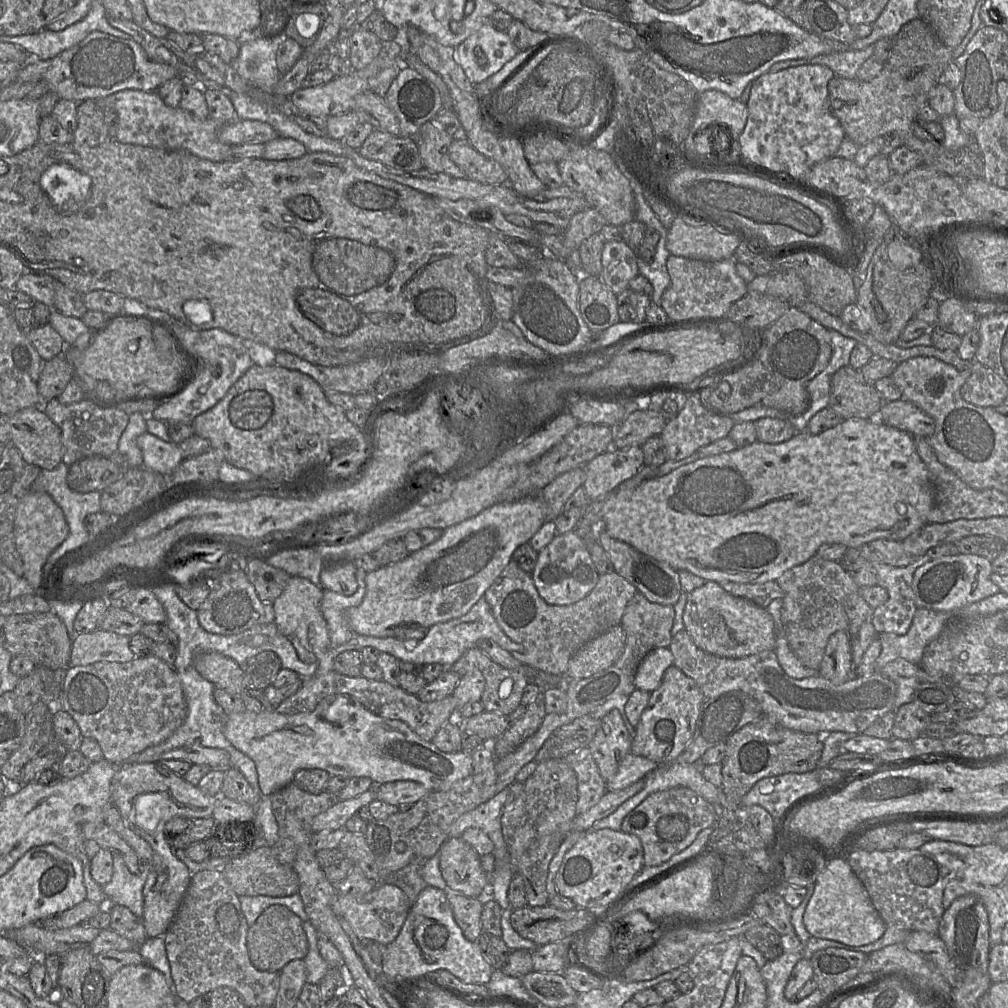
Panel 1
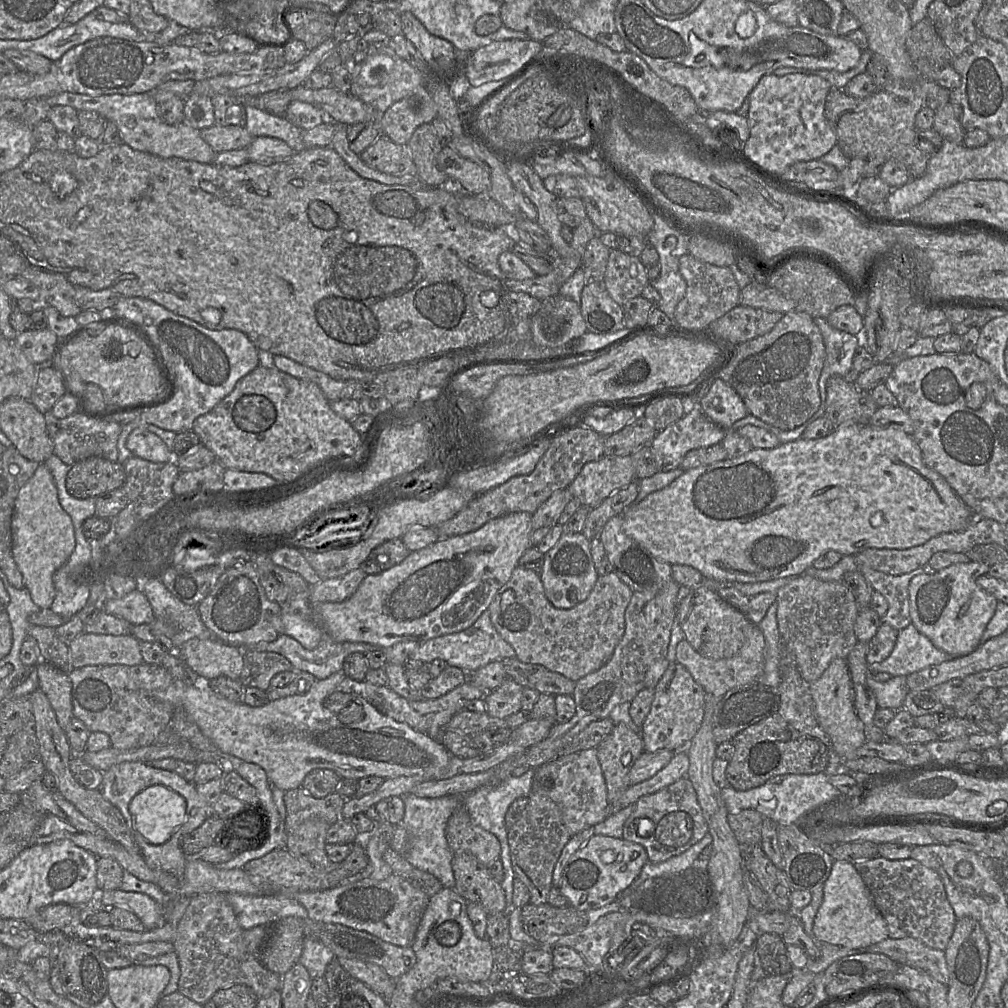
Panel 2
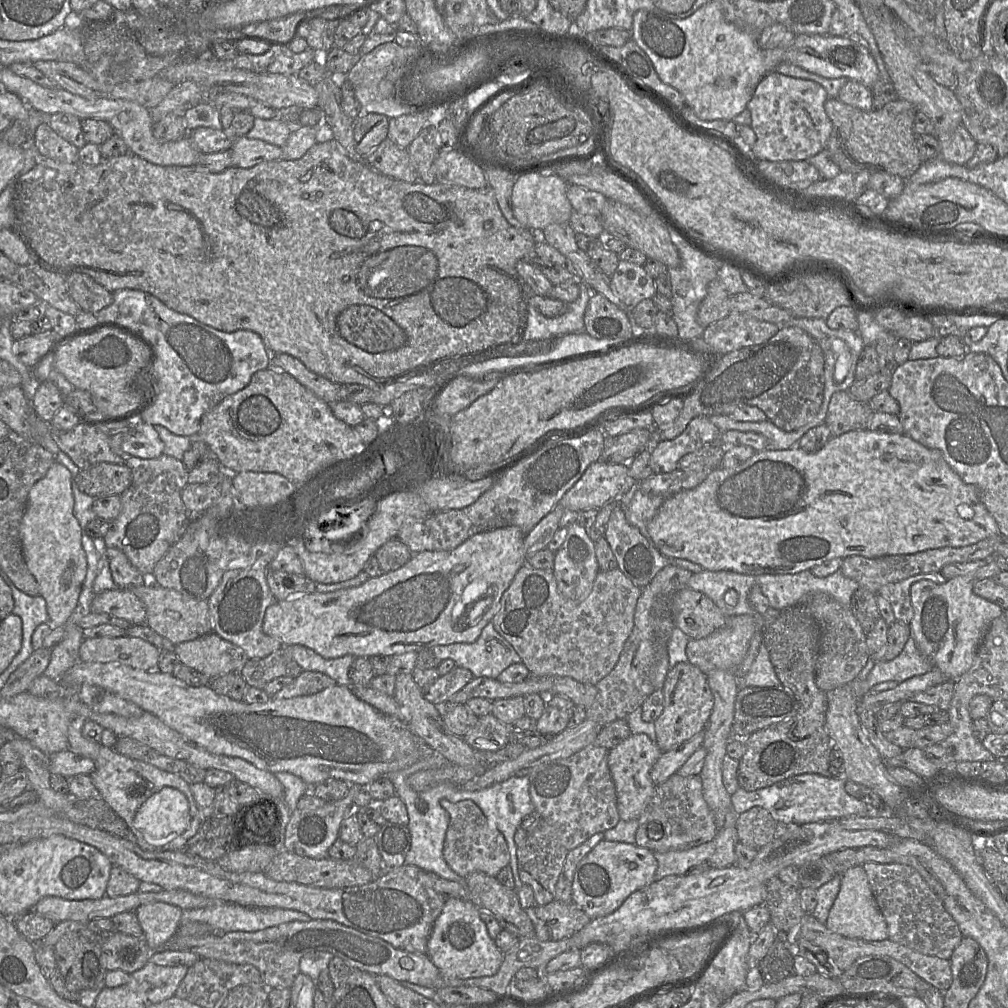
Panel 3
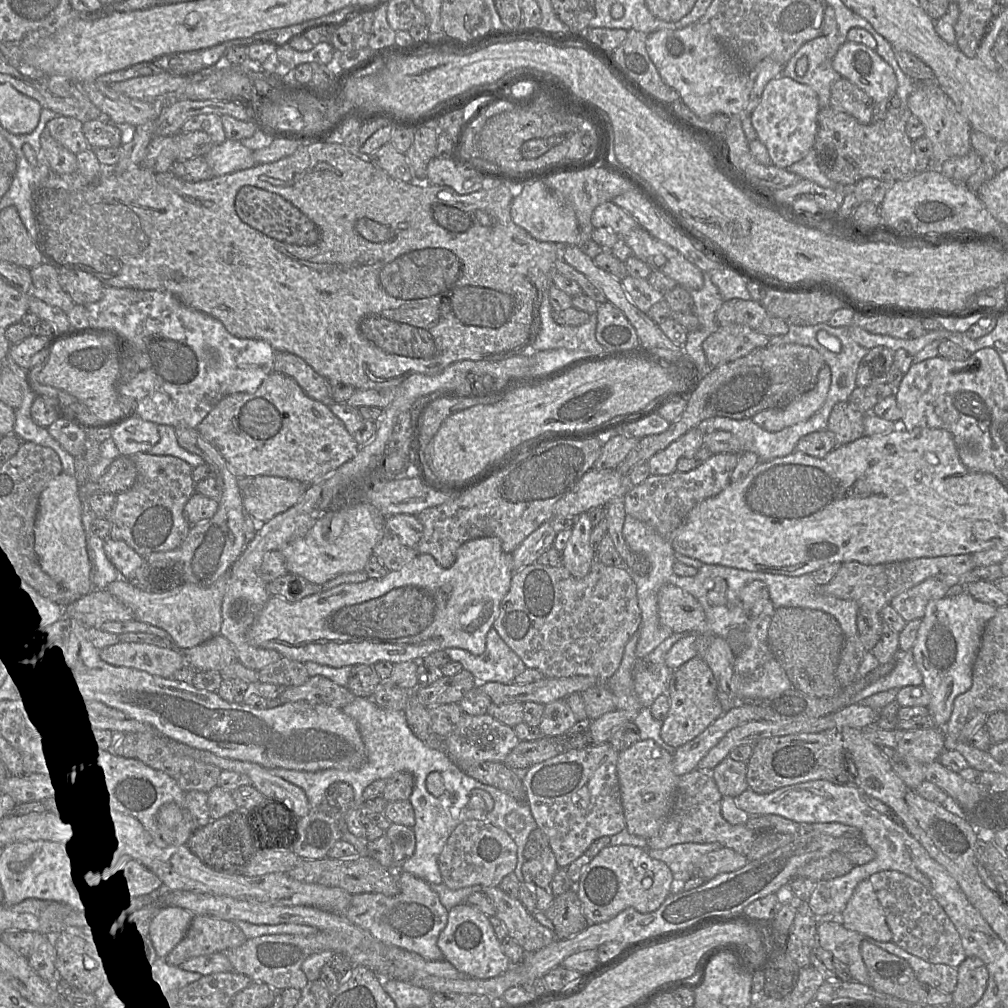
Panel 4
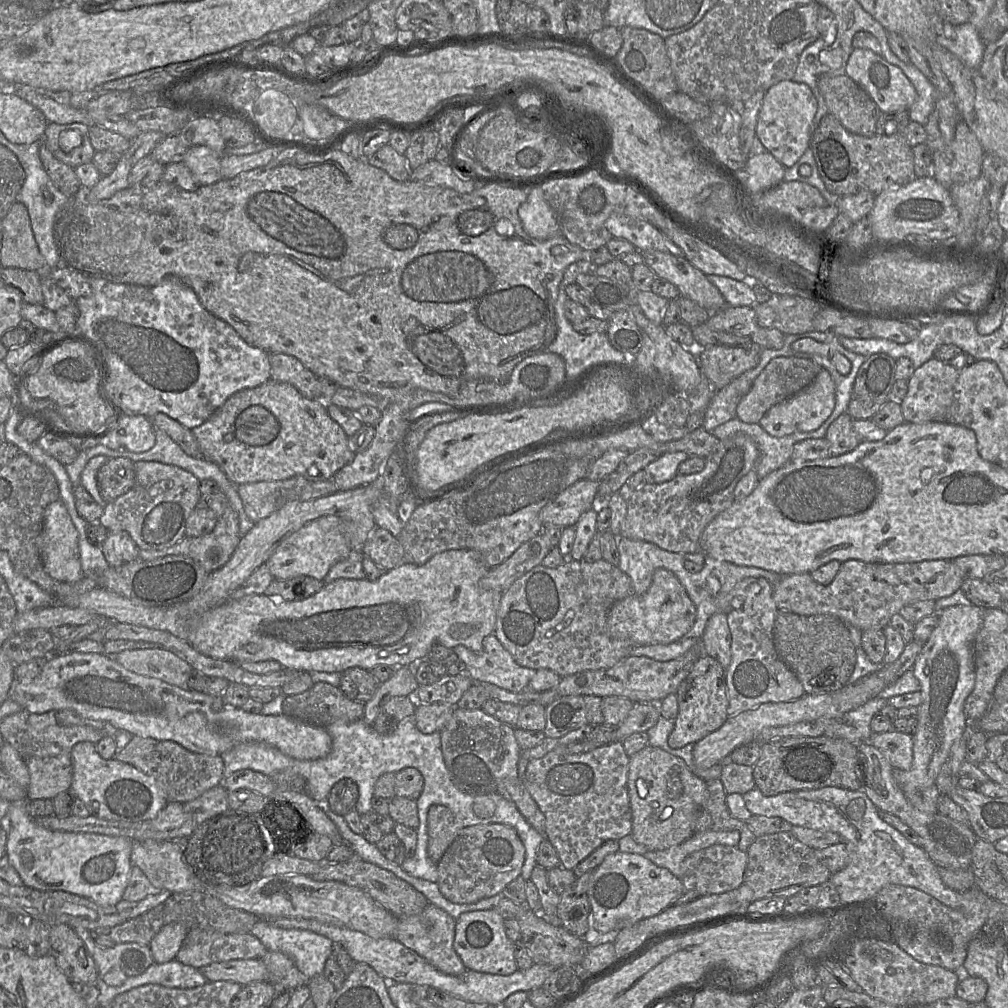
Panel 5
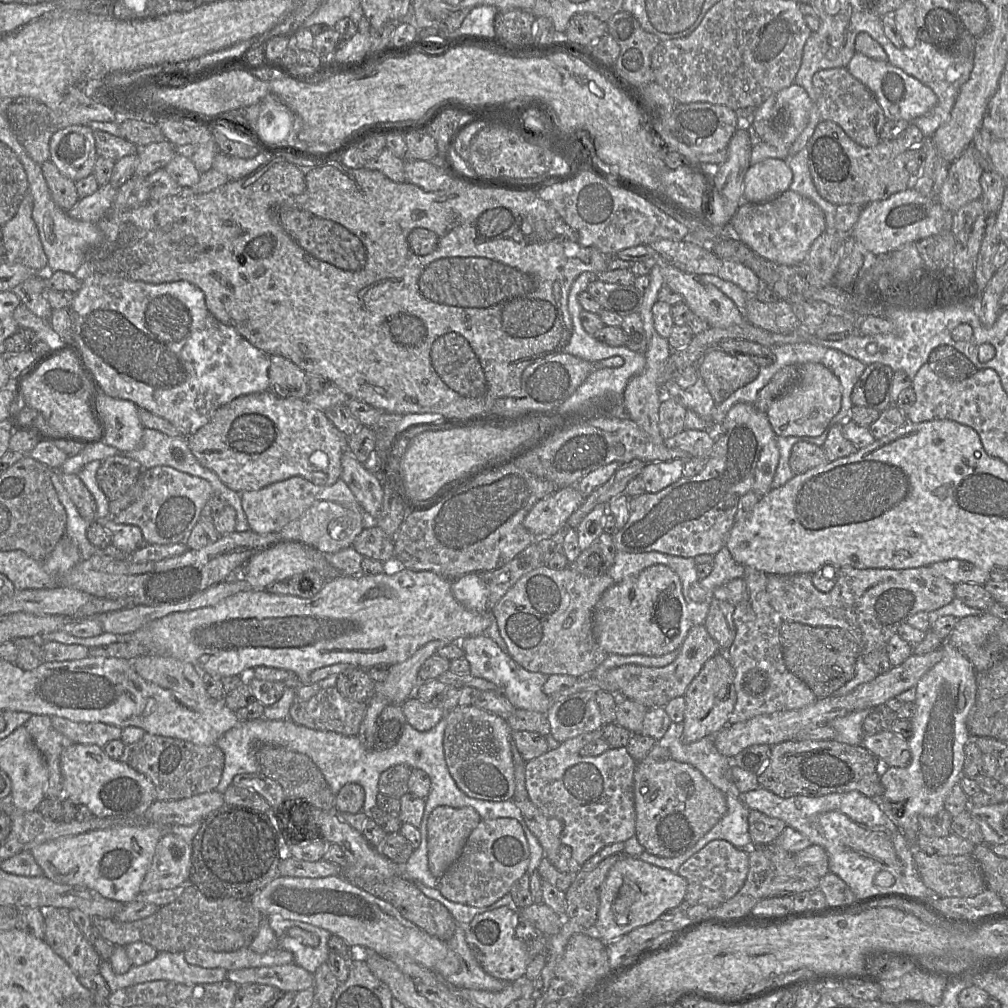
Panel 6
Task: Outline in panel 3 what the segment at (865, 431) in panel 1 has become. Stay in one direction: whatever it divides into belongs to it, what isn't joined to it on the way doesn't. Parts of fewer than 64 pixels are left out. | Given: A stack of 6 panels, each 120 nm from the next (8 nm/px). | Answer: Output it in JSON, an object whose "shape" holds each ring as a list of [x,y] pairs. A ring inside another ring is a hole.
{"shape":[[[868,429],[854,430],[838,437],[831,437],[825,446],[816,452],[806,452],[800,447],[783,450],[765,449],[756,451],[752,457],[736,467],[717,467],[695,488],[666,498],[647,525],[647,535],[664,557],[686,559],[709,571],[726,570],[746,575],[796,574],[811,570],[834,558],[844,559],[855,555],[878,558],[887,555],[914,554],[943,547],[964,547],[999,534],[998,525],[982,502],[980,492],[974,486],[966,484],[951,469],[939,450],[925,447],[905,434],[873,432]],[[963,505],[974,510],[971,519],[965,519],[960,515],[960,508]]]}

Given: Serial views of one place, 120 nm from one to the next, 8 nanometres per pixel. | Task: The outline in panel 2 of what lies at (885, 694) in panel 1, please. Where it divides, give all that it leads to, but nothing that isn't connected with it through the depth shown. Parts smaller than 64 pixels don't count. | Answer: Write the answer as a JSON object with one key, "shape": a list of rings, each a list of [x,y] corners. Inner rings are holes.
{"shape":[[[752,625],[752,635],[744,643],[740,651],[731,658],[713,659],[700,654],[686,640],[678,643],[676,662],[682,664],[691,673],[694,680],[704,689],[706,695],[722,697],[729,690],[748,684],[759,684],[764,672],[765,638],[759,626]]]}

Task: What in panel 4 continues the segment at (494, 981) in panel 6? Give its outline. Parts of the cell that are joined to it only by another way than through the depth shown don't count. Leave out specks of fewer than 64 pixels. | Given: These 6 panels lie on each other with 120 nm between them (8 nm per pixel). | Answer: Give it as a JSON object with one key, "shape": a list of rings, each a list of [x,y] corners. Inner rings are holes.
{"shape":[[[406,871],[396,873],[400,892],[394,896],[381,893],[352,895],[343,916],[352,924],[369,933],[375,940],[410,952],[415,952],[427,961],[443,961],[444,955],[437,945],[439,935],[448,921],[448,910],[429,883]]]}

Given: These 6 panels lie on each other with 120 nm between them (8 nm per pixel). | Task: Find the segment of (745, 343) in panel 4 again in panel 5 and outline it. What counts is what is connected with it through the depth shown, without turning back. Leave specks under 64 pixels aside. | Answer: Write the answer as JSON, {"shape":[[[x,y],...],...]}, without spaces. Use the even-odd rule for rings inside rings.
{"shape":[[[755,343],[750,348],[706,346],[700,354],[701,372],[708,378],[714,391],[720,390],[744,372],[753,369],[760,360],[762,349]]]}

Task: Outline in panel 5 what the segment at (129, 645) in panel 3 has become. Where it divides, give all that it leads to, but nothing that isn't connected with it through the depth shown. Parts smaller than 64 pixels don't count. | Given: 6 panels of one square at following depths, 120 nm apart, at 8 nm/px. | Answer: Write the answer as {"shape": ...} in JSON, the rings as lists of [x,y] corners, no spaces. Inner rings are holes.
{"shape":[[[147,648],[124,650],[109,657],[136,674],[189,689],[187,682],[193,671],[192,666],[168,650]]]}

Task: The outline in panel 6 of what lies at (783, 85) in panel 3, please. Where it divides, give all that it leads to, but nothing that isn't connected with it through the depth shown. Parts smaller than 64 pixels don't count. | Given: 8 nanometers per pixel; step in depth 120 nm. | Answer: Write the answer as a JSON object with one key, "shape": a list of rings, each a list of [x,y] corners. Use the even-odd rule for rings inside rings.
{"shape":[[[793,83],[783,88],[754,109],[751,130],[755,139],[760,139],[778,149],[790,149],[806,127],[811,107],[811,98],[803,87]]]}

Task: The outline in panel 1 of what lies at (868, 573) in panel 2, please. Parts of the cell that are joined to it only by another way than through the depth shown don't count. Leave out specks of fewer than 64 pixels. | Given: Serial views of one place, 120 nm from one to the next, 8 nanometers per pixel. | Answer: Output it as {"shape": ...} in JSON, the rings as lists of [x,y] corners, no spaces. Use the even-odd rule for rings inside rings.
{"shape":[[[862,545],[860,548],[863,557],[872,565],[877,574],[877,585],[884,588],[888,593],[888,600],[873,610],[871,623],[877,633],[894,633],[897,635],[905,634],[914,617],[917,609],[912,590],[912,580],[914,572],[923,564],[931,559],[927,554],[919,557],[914,562],[904,567],[894,567],[884,563],[868,546]]]}

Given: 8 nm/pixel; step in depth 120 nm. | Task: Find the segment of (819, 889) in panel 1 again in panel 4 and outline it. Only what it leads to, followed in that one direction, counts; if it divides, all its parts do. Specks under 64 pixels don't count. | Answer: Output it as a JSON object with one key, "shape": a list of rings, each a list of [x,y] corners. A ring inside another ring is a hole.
{"shape":[[[868,879],[856,886],[838,919],[848,930],[862,933],[880,942],[892,941],[892,933],[883,908]]]}

